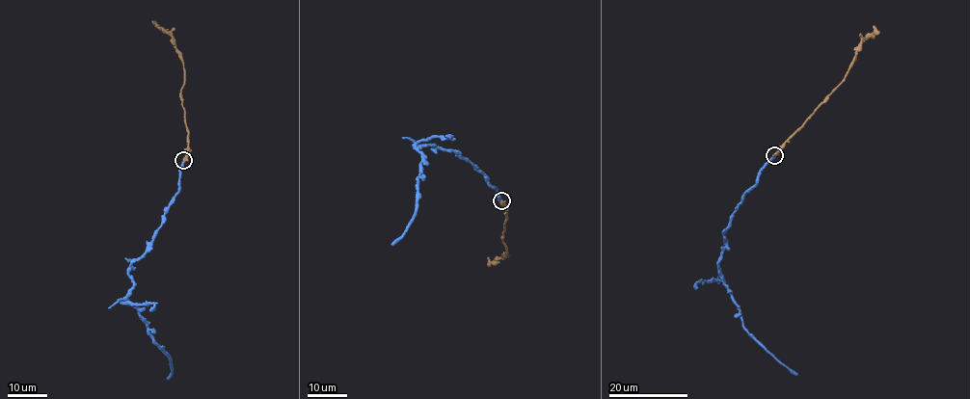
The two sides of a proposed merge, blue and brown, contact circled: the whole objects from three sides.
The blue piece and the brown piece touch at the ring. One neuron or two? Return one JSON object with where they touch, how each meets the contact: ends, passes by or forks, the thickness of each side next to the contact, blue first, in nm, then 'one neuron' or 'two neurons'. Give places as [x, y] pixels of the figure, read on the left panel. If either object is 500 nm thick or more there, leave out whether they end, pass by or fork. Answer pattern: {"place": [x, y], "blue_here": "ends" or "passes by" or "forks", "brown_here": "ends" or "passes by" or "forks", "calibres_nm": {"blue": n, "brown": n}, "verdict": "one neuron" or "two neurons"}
{"place": [183, 160], "calibres_nm": {"blue": 340, "brown": 600}, "verdict": "one neuron"}

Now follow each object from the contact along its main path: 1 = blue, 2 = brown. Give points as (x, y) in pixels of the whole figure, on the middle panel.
1: (500, 200), (487, 176), (472, 164), (451, 150), (424, 146), (418, 149), (422, 159), (413, 222), (392, 245)
2: (500, 200), (507, 212), (502, 236), (508, 255), (492, 261), (488, 257)

